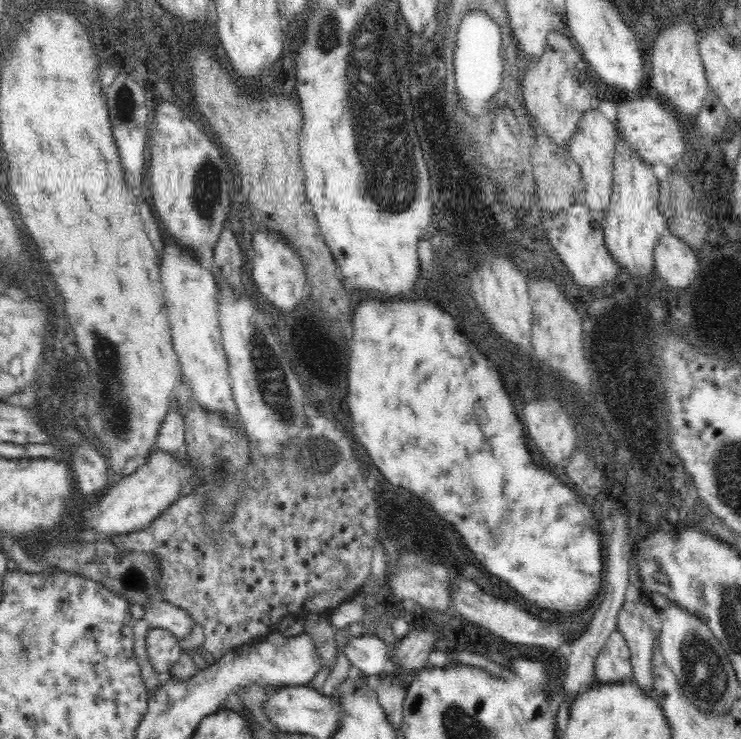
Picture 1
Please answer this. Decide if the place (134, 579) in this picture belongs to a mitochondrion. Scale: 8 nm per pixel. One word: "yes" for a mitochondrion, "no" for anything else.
yes

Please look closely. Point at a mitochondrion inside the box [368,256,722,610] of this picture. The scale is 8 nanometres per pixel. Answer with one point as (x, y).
(667, 541)

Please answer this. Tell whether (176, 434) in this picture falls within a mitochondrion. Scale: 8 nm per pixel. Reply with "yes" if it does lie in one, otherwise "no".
no

